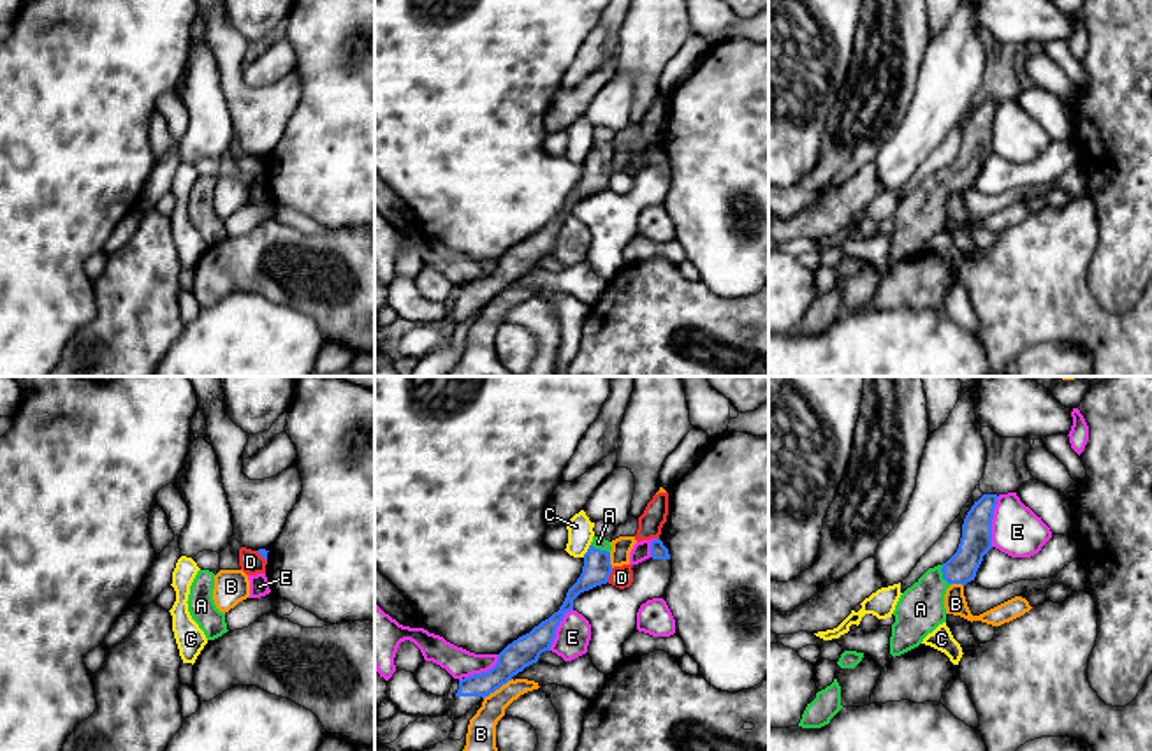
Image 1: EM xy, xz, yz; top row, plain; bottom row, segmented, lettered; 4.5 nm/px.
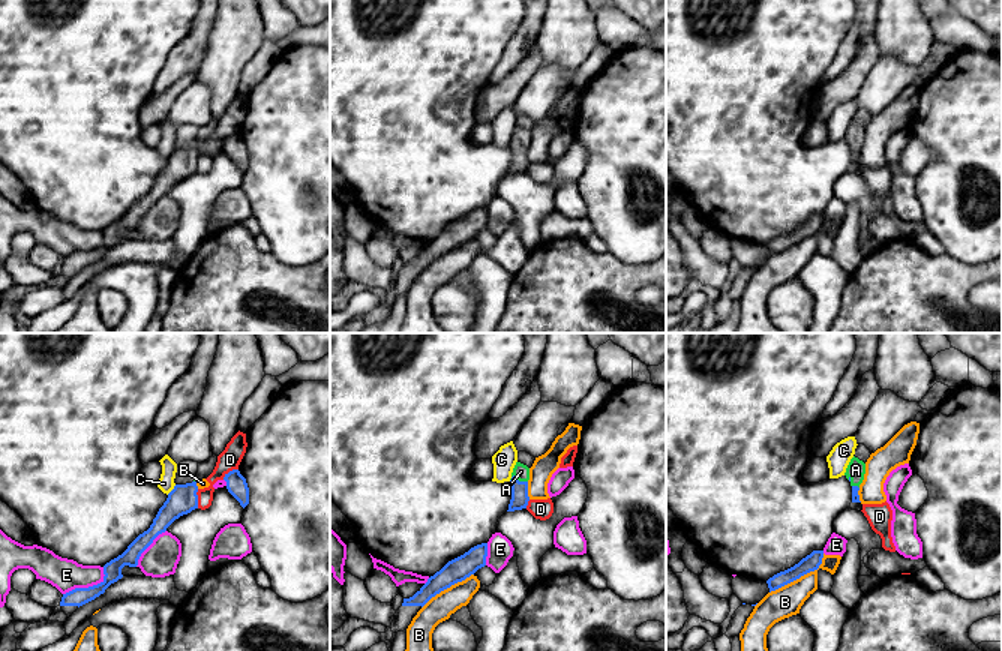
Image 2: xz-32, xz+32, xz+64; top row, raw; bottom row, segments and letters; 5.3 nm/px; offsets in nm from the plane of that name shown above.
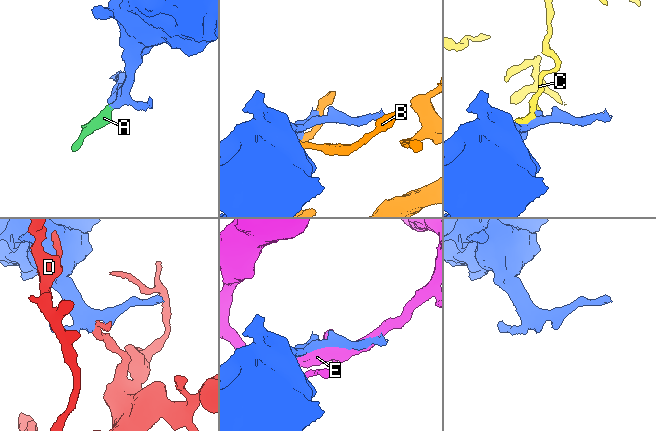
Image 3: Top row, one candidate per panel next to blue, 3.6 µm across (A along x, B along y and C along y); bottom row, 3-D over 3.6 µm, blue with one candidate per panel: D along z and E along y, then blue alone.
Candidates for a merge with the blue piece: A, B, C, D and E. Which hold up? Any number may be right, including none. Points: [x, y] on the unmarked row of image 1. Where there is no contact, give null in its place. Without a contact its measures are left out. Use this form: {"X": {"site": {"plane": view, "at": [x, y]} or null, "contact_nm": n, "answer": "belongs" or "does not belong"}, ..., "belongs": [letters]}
{"A": {"site": {"plane": "yz", "at": [943, 182]}, "contact_nm": 100, "answer": "belongs"}, "B": {"site": {"plane": "xz", "at": [498, 294]}, "contact_nm": 160, "answer": "does not belong"}, "C": {"site": {"plane": "xz", "at": [588, 157]}, "contact_nm": 70, "answer": "does not belong"}, "D": {"site": {"plane": "xz", "at": [609, 182]}, "contact_nm": 70, "answer": "does not belong"}, "E": {"site": {"plane": "yz", "at": [991, 127]}, "contact_nm": 240, "answer": "does not belong"}, "belongs": ["A"]}

